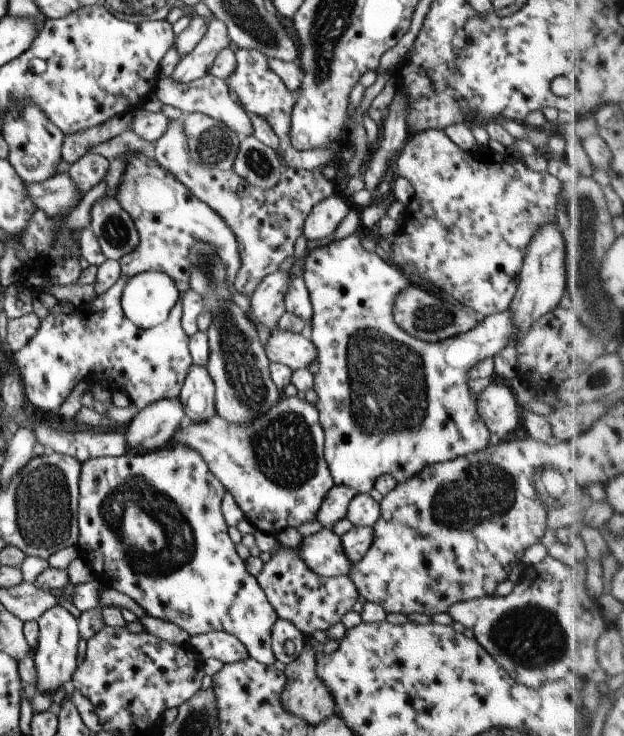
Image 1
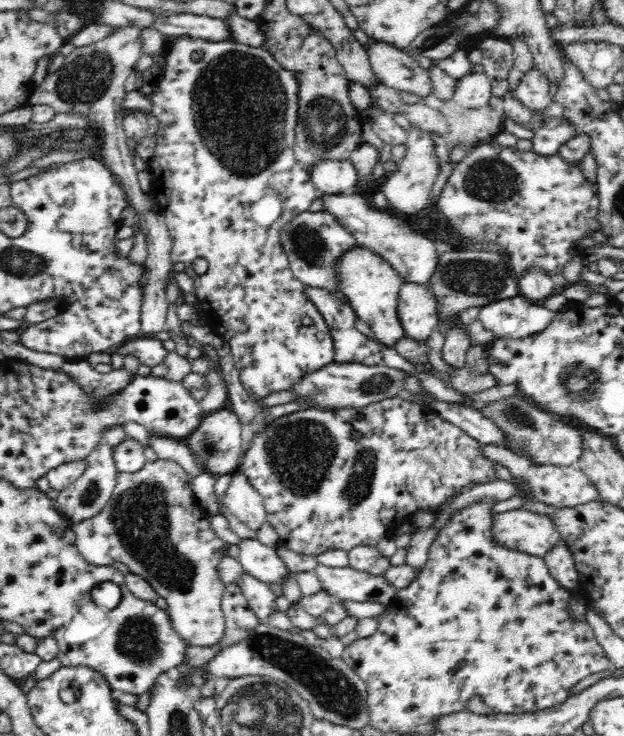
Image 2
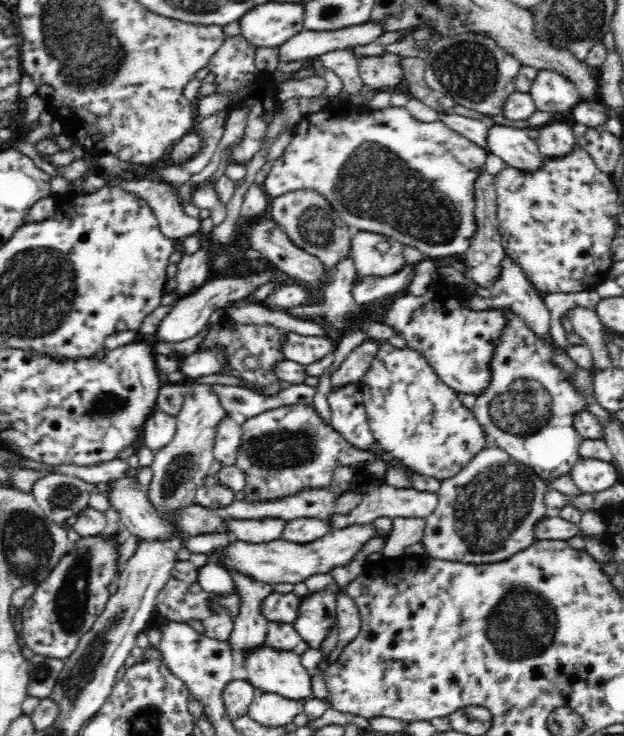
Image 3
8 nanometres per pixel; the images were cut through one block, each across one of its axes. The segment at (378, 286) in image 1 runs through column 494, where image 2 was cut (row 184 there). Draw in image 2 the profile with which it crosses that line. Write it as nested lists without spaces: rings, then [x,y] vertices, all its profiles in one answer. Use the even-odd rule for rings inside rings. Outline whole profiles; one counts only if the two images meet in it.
[[[325,159],[310,166],[308,175],[312,183],[323,194],[340,194],[355,191],[359,180],[354,165],[349,160]]]

